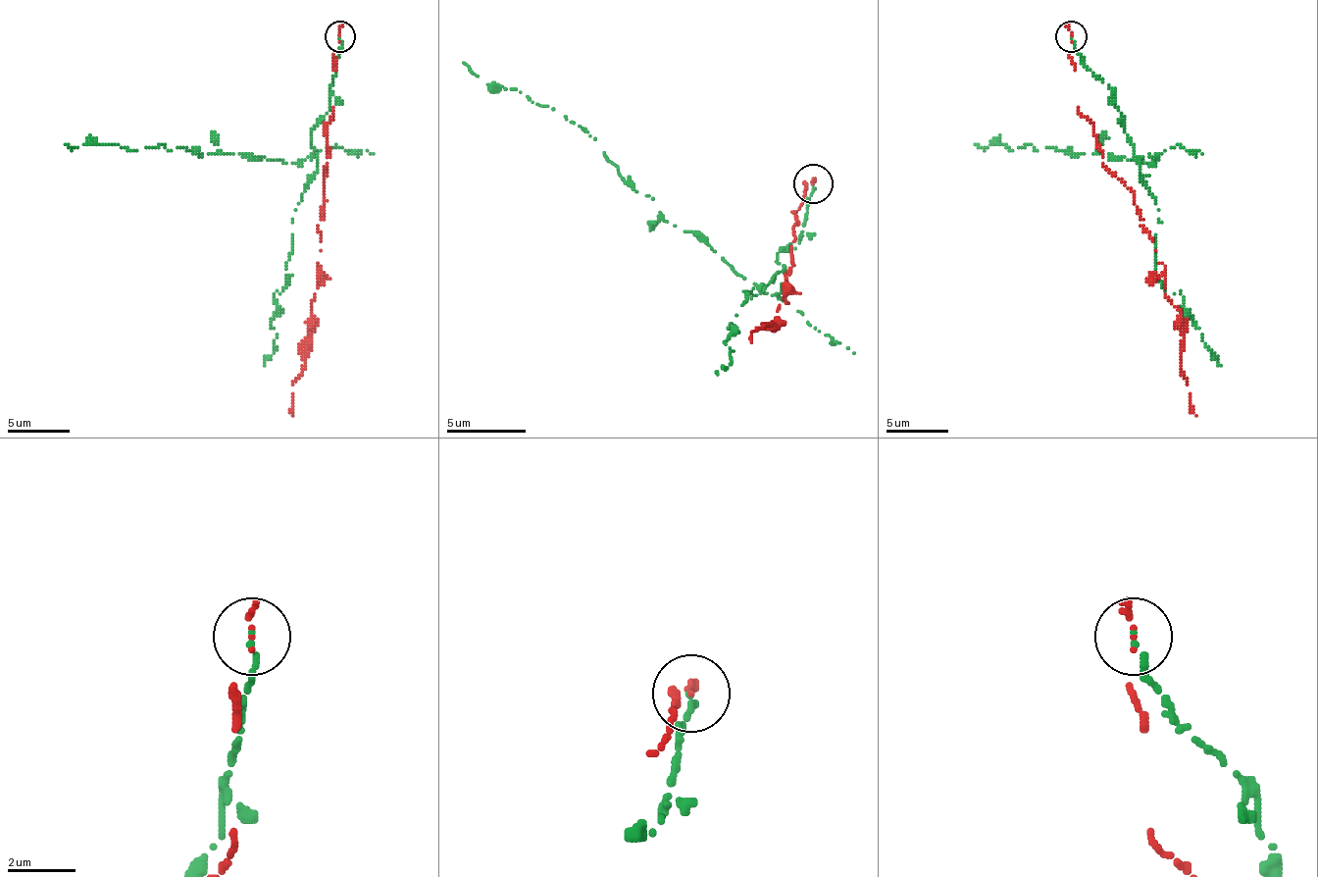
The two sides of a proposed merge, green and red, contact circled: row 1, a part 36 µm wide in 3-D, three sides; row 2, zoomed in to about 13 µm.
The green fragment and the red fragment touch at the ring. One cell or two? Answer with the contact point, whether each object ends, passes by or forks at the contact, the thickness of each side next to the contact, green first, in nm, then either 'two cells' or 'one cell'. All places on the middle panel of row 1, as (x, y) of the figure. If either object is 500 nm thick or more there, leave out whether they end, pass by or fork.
at (813, 183); green ends there; red passes by; 180 nm thick on the green side, 90 nm on the other; two cells

